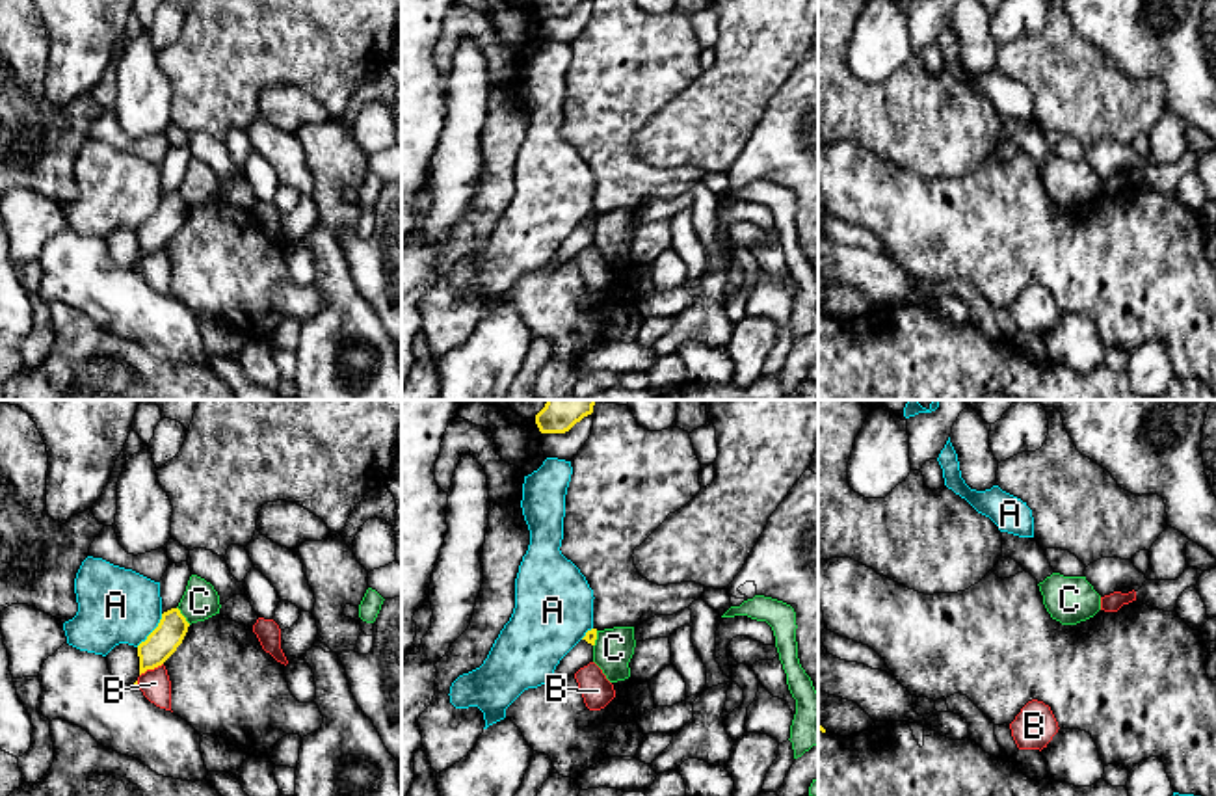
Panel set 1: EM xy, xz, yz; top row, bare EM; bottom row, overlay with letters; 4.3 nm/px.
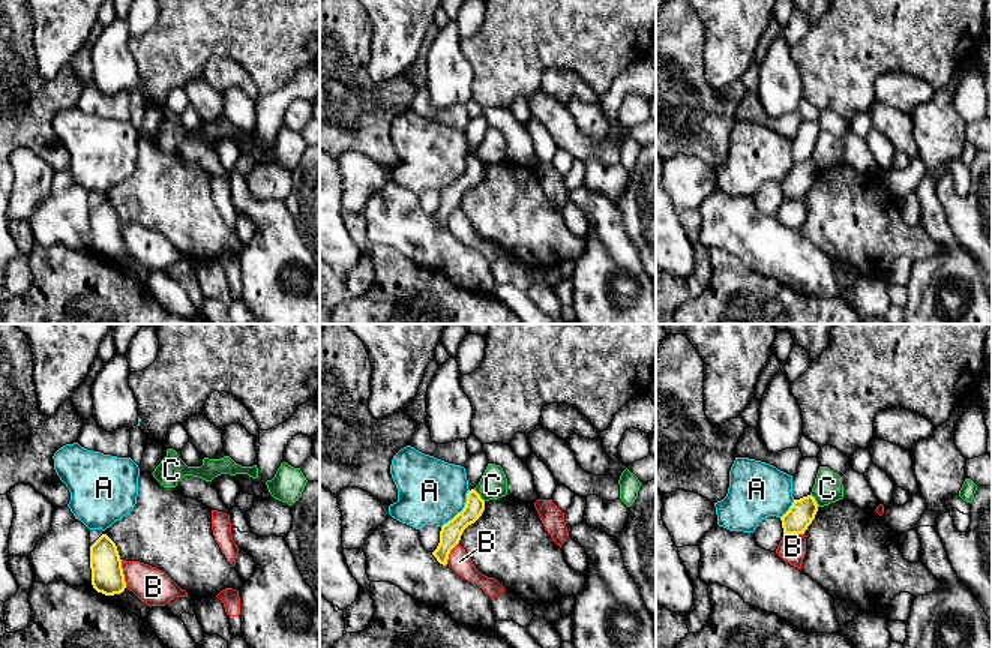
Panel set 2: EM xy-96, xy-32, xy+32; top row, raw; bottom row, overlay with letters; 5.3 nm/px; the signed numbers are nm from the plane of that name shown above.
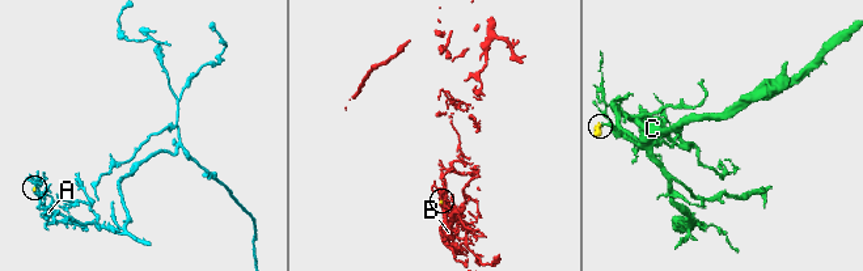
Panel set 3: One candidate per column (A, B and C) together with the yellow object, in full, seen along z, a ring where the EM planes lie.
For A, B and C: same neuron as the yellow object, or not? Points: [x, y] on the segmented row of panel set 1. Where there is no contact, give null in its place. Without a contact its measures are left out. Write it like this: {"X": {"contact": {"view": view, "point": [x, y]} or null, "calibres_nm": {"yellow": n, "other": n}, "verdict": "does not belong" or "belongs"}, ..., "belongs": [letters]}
{"A": {"contact": {"view": "xy", "point": [153, 631]}, "calibres_nm": {"yellow": 140, "other": 320}, "verdict": "does not belong"}, "B": {"contact": {"view": "xy", "point": [151, 668]}, "calibres_nm": {"yellow": 140, "other": 130}, "verdict": "does not belong"}, "C": {"contact": {"view": "xy", "point": [183, 616]}, "calibres_nm": {"yellow": 140, "other": 160}, "verdict": "does not belong"}, "belongs": []}

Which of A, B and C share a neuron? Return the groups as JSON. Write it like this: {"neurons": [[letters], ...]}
{"neurons": [["A"], ["B"], ["C"]]}

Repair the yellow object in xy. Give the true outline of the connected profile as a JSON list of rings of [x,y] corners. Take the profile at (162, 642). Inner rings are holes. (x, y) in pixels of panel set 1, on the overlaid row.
[[[178,608],[164,612],[158,627],[138,645],[139,675],[162,666],[182,643],[188,627]]]

